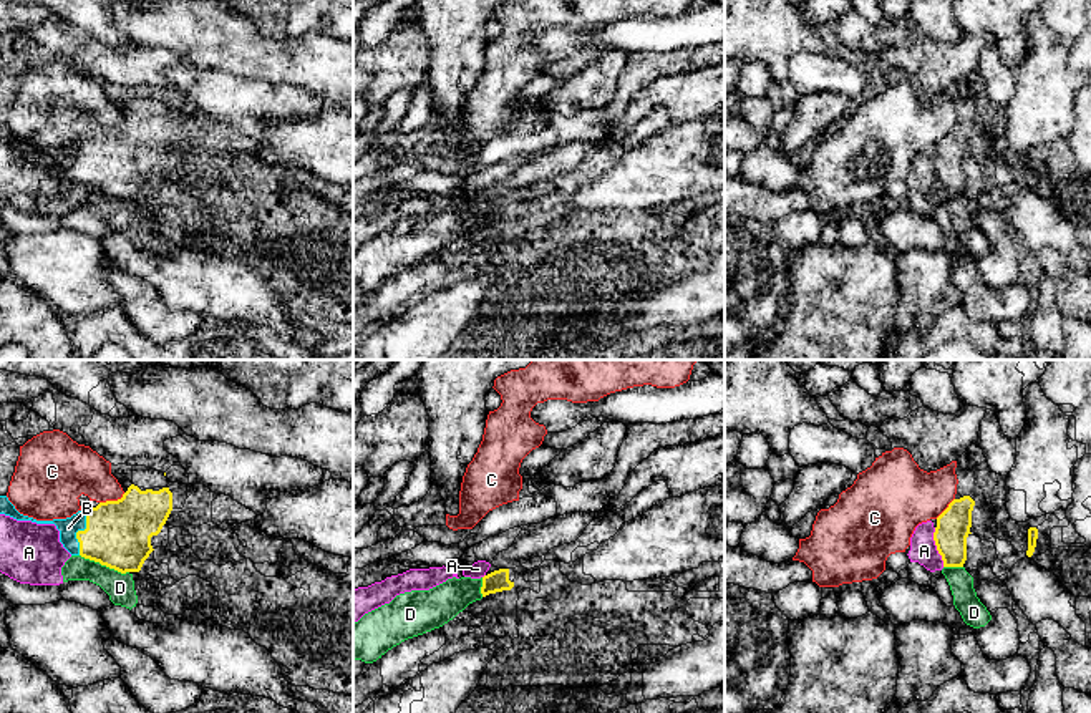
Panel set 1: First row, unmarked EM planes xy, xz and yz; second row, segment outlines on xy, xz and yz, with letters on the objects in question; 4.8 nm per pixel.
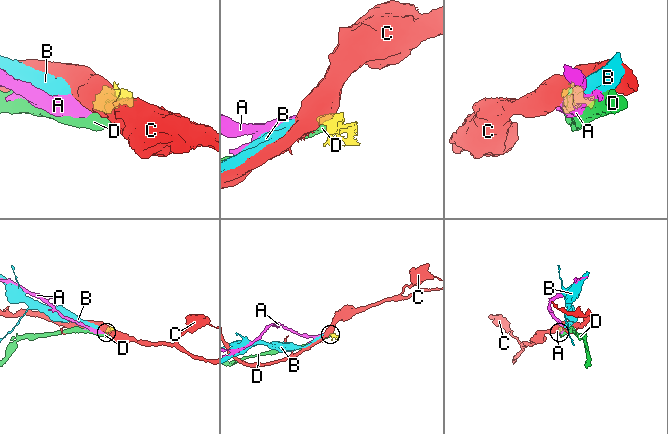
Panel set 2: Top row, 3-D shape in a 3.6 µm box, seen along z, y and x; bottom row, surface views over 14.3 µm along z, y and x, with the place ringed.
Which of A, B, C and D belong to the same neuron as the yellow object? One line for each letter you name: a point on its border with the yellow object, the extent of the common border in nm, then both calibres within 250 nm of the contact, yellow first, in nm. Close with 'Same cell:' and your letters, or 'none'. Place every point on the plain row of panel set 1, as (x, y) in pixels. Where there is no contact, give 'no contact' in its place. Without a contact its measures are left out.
B: contact xy (78, 160); length 220 nm; calibres 320 and 90 nm
Same cell: B

